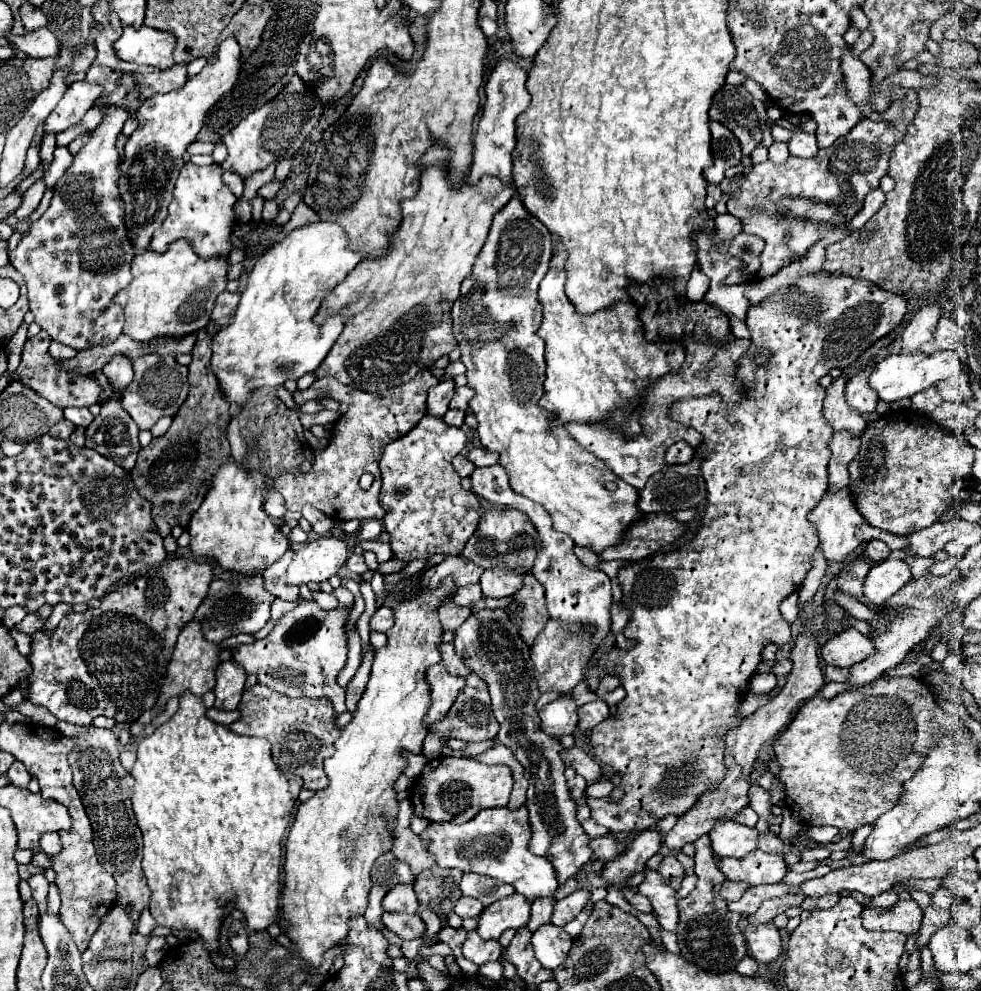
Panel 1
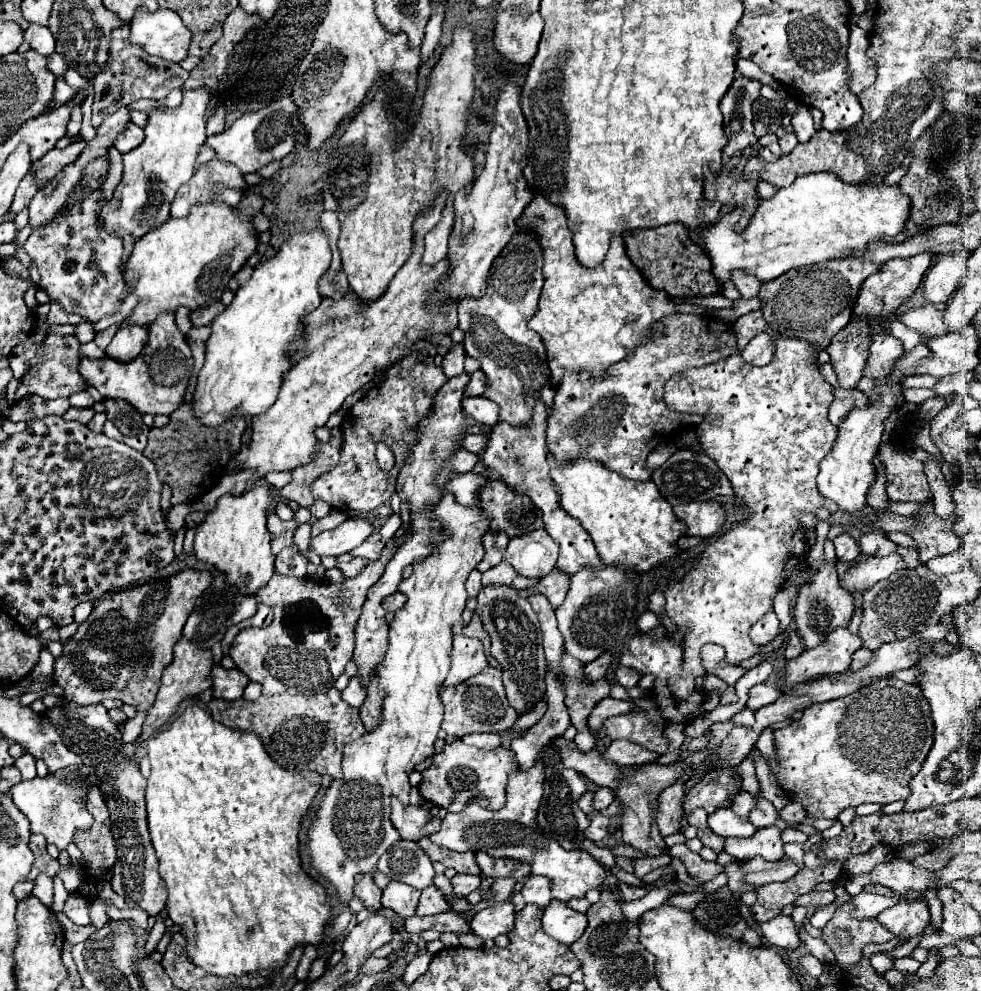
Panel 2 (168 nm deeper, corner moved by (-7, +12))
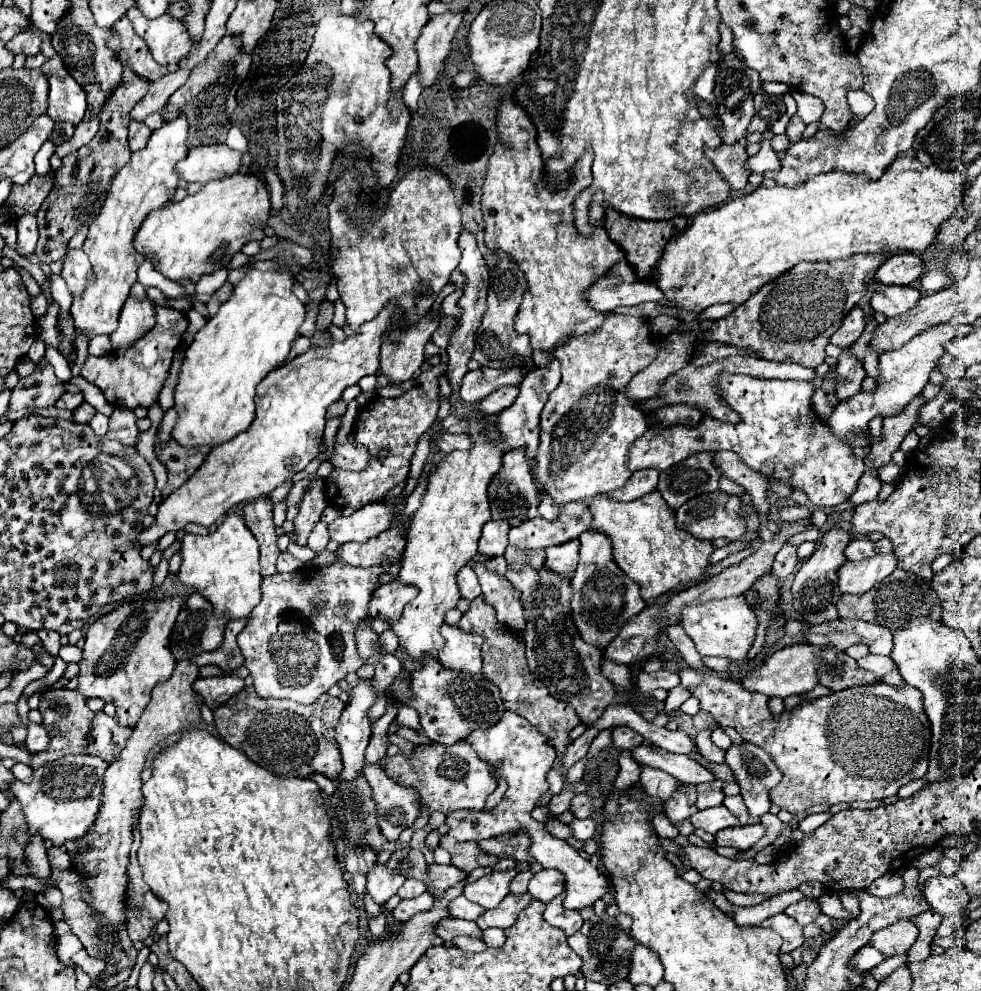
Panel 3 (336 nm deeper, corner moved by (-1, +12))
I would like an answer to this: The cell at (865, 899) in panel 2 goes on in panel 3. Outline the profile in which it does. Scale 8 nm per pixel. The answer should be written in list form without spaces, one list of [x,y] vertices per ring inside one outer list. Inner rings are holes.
[[[824,894],[818,898],[818,904],[820,904],[820,910],[832,918],[850,918],[852,920],[852,916],[844,910],[838,894]]]

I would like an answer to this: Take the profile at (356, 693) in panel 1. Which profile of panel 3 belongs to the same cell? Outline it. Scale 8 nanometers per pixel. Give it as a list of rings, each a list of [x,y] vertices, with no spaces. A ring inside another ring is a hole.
[[[388,702],[386,714],[372,724],[372,738],[370,738],[370,744],[366,748],[366,760],[368,762],[378,762],[380,758],[386,756],[386,750],[390,746],[390,742],[388,742],[388,724],[394,720],[396,714],[398,714],[396,704]]]

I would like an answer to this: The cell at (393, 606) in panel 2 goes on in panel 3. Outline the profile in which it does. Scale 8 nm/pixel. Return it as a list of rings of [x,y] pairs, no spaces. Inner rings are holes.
[[[392,580],[388,584],[382,584],[376,588],[372,602],[370,602],[370,616],[382,618],[388,624],[400,616],[404,606],[412,602],[416,596],[416,588],[408,584],[400,584],[400,580]]]

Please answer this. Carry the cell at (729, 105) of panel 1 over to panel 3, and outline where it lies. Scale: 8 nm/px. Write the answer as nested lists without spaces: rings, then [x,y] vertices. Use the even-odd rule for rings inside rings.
[[[766,92],[756,94],[756,114],[748,126],[748,132],[764,132],[772,128],[772,124],[784,114],[786,106],[782,108],[782,96],[770,96]]]

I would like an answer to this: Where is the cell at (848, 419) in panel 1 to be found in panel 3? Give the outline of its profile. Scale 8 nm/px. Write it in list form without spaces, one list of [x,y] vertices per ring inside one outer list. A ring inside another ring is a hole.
[[[856,306],[856,308],[852,308],[852,312],[848,312],[848,316],[844,318],[842,326],[838,328],[838,332],[830,338],[830,342],[840,346],[840,348],[852,346],[860,338],[860,334],[864,332],[864,326],[866,326],[864,312],[862,312],[860,306]]]

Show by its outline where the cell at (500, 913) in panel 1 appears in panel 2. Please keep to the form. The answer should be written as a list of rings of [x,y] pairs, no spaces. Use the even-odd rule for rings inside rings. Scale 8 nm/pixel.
[[[530,876],[522,888],[522,896],[526,904],[536,904],[544,910],[552,900],[550,880],[546,876]]]

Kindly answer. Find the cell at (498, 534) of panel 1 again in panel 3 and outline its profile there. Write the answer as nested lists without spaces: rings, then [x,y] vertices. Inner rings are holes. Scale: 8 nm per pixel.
[[[512,448],[504,454],[502,468],[498,470],[498,474],[492,478],[492,482],[488,486],[488,496],[490,496],[490,502],[492,502],[492,518],[494,520],[508,520],[510,526],[516,526],[524,520],[538,516],[540,490],[536,486],[532,468],[526,460],[524,448]]]

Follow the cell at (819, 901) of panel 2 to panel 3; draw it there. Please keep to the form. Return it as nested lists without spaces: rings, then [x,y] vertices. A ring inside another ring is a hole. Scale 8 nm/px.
[[[802,900],[802,902],[788,906],[784,912],[792,916],[794,920],[798,920],[798,924],[806,926],[806,924],[812,924],[820,916],[820,906],[816,900]]]

